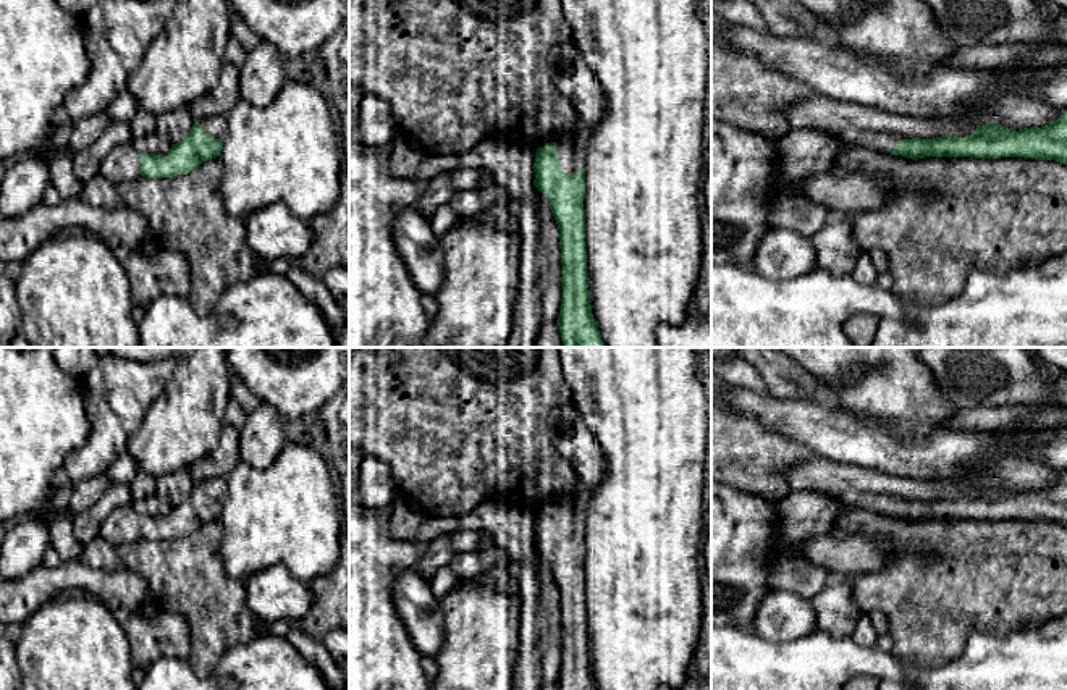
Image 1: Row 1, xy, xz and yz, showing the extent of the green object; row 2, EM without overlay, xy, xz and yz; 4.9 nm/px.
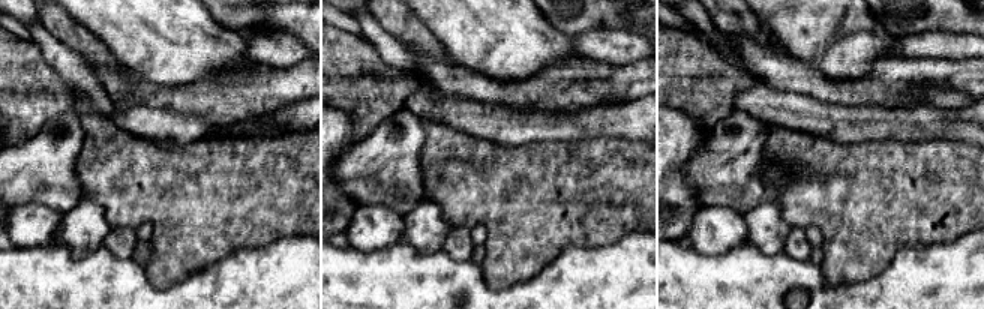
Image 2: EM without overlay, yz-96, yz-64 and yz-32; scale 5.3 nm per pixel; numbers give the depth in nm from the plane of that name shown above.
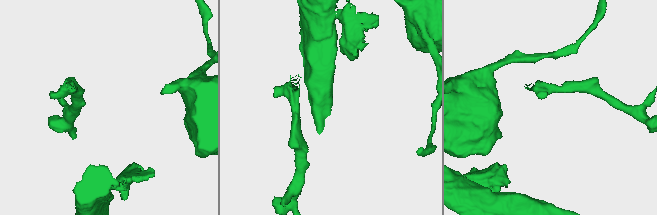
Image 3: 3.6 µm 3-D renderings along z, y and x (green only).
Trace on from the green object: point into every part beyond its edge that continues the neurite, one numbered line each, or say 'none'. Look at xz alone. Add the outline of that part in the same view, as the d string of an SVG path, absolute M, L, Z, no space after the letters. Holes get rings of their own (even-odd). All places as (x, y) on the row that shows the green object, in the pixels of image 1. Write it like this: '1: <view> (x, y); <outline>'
1: xz (571, 151); M582 128L576 136L563 137L556 142L558 160L563 173L576 175L585 166L592 131Z

